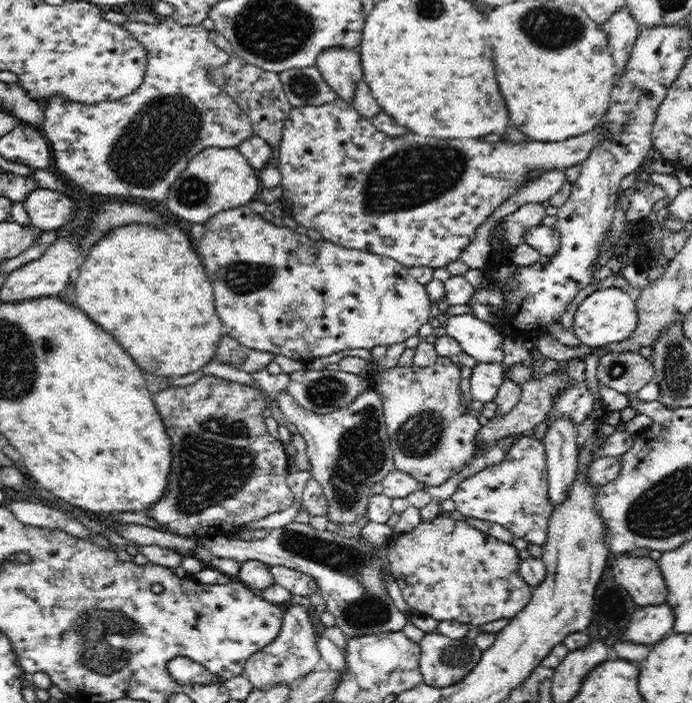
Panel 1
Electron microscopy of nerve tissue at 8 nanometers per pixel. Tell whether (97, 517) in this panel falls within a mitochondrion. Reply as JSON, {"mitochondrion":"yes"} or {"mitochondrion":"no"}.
{"mitochondrion":"no"}

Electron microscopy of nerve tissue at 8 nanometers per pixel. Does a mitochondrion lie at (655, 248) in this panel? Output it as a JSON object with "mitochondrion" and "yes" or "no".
{"mitochondrion":"no"}

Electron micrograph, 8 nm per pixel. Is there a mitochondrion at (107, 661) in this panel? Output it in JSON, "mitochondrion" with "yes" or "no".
{"mitochondrion":"yes"}

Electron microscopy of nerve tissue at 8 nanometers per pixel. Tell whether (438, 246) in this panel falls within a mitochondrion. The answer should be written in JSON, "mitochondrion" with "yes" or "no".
{"mitochondrion":"no"}

